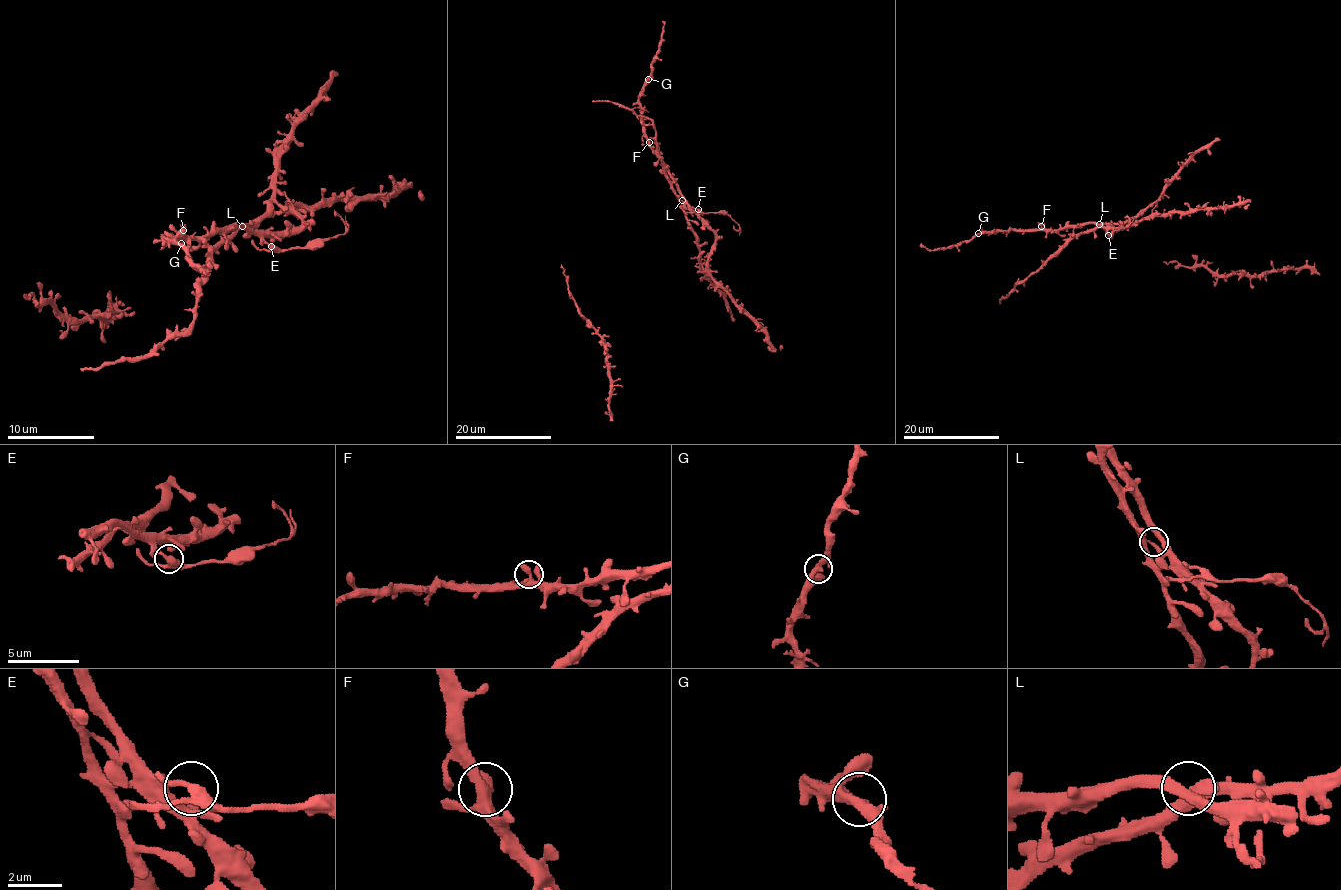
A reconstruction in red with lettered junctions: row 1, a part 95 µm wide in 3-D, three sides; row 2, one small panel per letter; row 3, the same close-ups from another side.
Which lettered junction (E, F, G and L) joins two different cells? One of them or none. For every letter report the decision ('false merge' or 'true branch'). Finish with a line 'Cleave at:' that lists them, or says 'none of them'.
E: false merge
F: true branch
G: true branch
L: true branch
Cleave at: E

